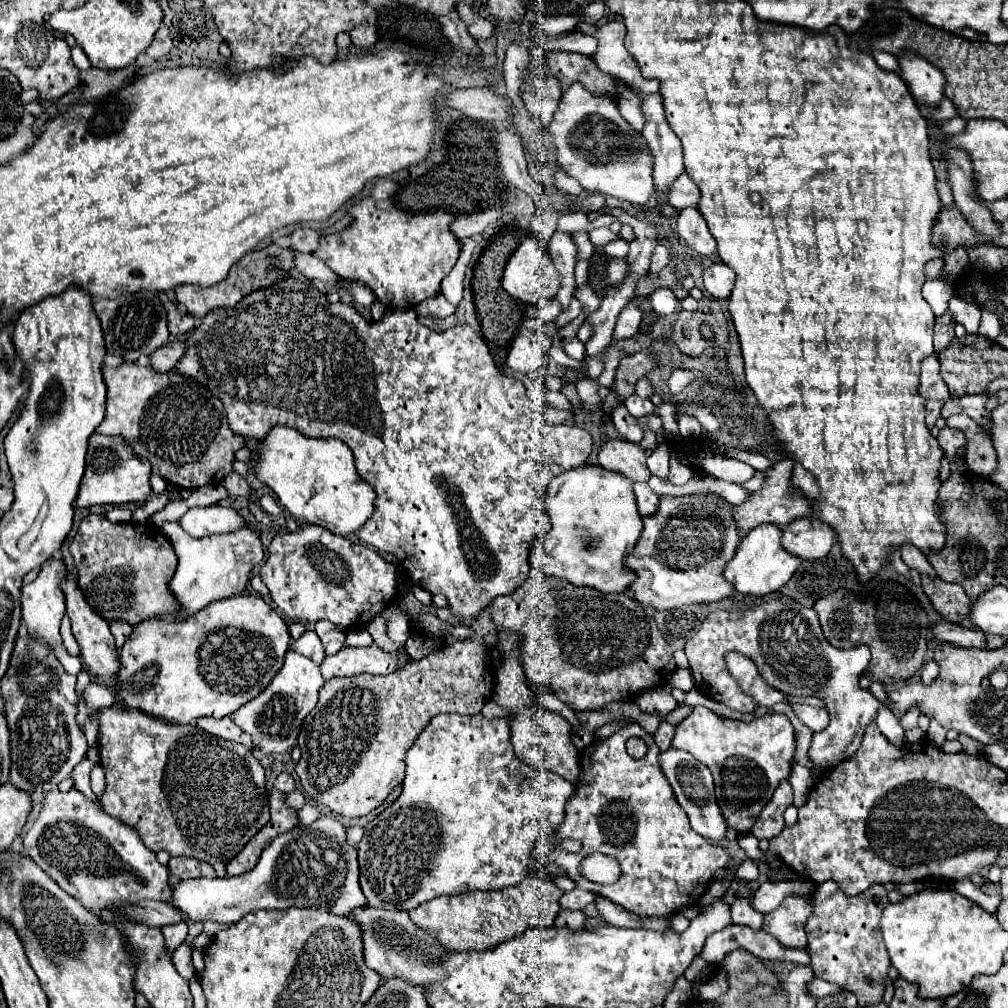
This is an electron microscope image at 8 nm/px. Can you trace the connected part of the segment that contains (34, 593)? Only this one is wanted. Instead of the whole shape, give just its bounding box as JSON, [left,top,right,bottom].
[22,559,82,675]

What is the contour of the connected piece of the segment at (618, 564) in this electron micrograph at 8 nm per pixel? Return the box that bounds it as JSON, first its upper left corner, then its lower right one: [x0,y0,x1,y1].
[528,465,642,593]

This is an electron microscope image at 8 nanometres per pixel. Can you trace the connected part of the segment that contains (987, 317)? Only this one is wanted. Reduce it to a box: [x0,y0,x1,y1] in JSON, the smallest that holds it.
[980,311,1000,339]

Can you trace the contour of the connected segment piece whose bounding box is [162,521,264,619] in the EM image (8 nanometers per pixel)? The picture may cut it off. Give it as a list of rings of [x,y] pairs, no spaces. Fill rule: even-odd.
[[[170,521],[162,525],[162,531],[178,555],[176,573],[168,583],[174,599],[180,605],[180,611],[174,615],[176,619],[190,617],[192,613],[204,609],[212,601],[220,601],[244,593],[254,567],[260,565],[264,559],[262,543],[254,527],[240,529],[236,533],[226,533],[226,535],[212,535],[204,539],[190,537],[180,527],[180,523],[170,523]]]

